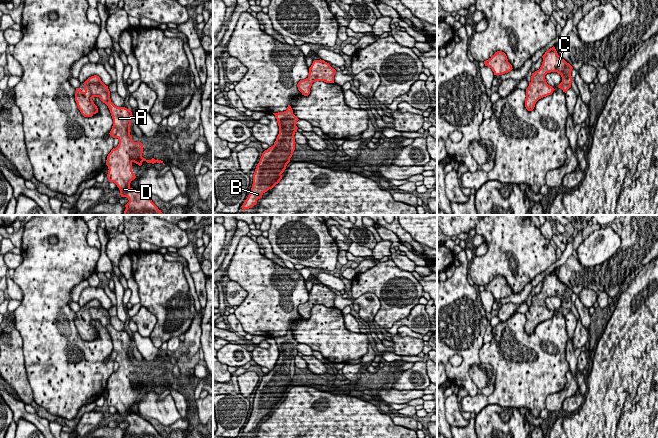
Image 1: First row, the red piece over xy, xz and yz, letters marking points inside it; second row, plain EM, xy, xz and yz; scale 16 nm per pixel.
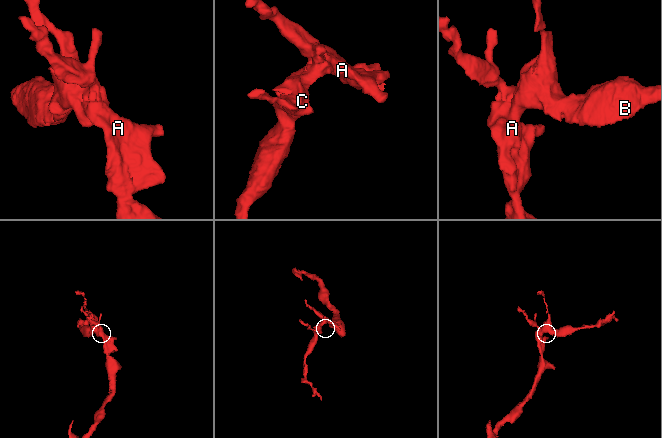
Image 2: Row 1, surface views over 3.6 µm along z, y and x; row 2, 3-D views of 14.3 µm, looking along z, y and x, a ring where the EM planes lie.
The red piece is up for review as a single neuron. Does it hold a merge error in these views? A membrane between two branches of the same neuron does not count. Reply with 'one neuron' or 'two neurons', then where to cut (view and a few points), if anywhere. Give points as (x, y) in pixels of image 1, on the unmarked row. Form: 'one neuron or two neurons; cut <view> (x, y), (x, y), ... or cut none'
one neuron; cut none

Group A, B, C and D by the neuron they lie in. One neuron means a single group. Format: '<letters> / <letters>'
A B C D

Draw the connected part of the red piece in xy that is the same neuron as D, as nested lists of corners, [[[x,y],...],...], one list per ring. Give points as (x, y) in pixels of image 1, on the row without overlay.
[[[91,300],[83,308],[85,315],[82,316],[80,312],[76,312],[75,317],[75,325],[81,338],[84,341],[92,341],[98,337],[98,332],[92,322],[99,321],[108,330],[113,343],[109,358],[117,362],[119,368],[107,380],[106,389],[109,393],[107,402],[109,406],[117,409],[121,421],[127,421],[129,424],[125,429],[124,438],[163,438],[148,420],[131,412],[130,407],[136,402],[132,395],[133,386],[139,390],[143,385],[165,388],[161,384],[154,382],[146,384],[142,381],[142,367],[134,366],[130,359],[132,336],[125,331],[117,331],[111,326],[108,310],[101,305],[99,300]]]

